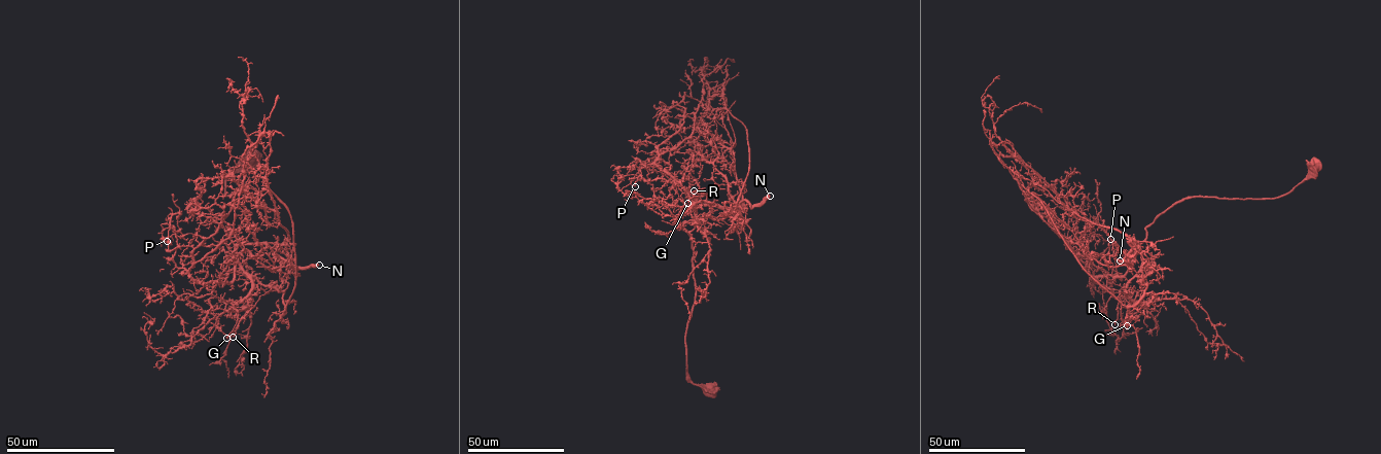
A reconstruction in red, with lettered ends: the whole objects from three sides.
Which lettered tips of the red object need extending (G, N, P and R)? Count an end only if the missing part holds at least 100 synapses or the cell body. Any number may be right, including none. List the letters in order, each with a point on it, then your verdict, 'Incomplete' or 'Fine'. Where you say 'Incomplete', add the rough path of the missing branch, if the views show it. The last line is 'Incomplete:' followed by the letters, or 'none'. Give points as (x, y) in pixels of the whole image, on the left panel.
G: Place: (226, 338). Fine
N: Place: (319, 265). Incomplete. Course of what is missing: (319, 265), (341, 264), (365, 228), (389, 228), (400, 218), (364, 136)
P: Place: (167, 241). Fine
R: Place: (233, 337). Fine
Incomplete: N

